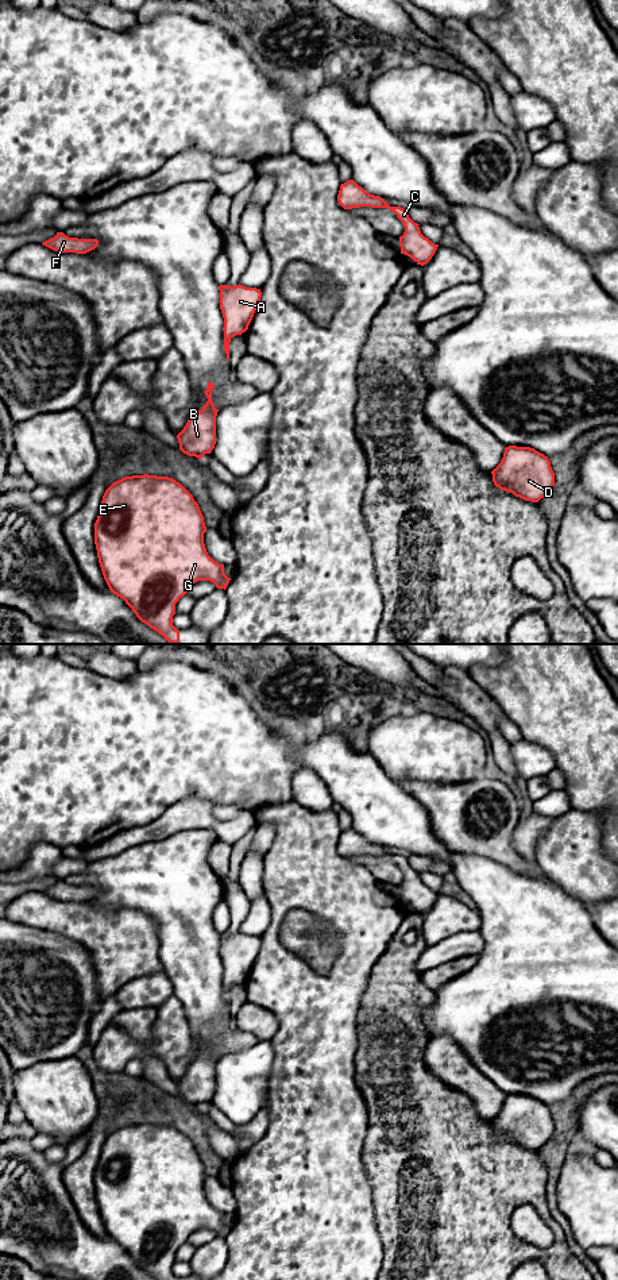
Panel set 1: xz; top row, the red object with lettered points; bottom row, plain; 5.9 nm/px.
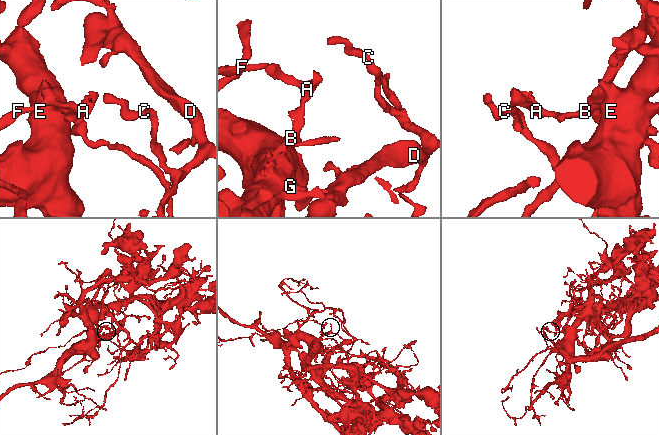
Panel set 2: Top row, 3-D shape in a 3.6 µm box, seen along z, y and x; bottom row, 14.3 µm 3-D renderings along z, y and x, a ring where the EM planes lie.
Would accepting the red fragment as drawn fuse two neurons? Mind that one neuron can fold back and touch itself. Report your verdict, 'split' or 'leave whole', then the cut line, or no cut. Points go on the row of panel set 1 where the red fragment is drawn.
leave whole; cut none

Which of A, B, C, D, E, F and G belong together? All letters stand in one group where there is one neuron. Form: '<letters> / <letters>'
A B C D E F G

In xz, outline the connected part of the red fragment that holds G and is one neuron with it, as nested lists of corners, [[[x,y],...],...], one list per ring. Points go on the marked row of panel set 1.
[[[132,475],[124,477],[113,482],[104,493],[100,512],[94,523],[94,544],[97,550],[99,563],[104,575],[104,579],[111,590],[111,593],[123,598],[125,604],[132,609],[136,617],[147,624],[151,629],[157,631],[171,644],[179,644],[179,631],[173,625],[173,616],[175,614],[175,604],[184,597],[189,587],[198,581],[210,581],[216,585],[217,589],[227,589],[231,578],[224,574],[224,564],[215,562],[206,552],[204,544],[204,533],[206,527],[204,523],[204,516],[200,510],[198,504],[194,501],[193,496],[175,479],[169,477],[157,477],[157,475]]]

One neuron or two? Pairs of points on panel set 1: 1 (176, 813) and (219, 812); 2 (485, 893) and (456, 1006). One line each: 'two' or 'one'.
1: two
2: one

